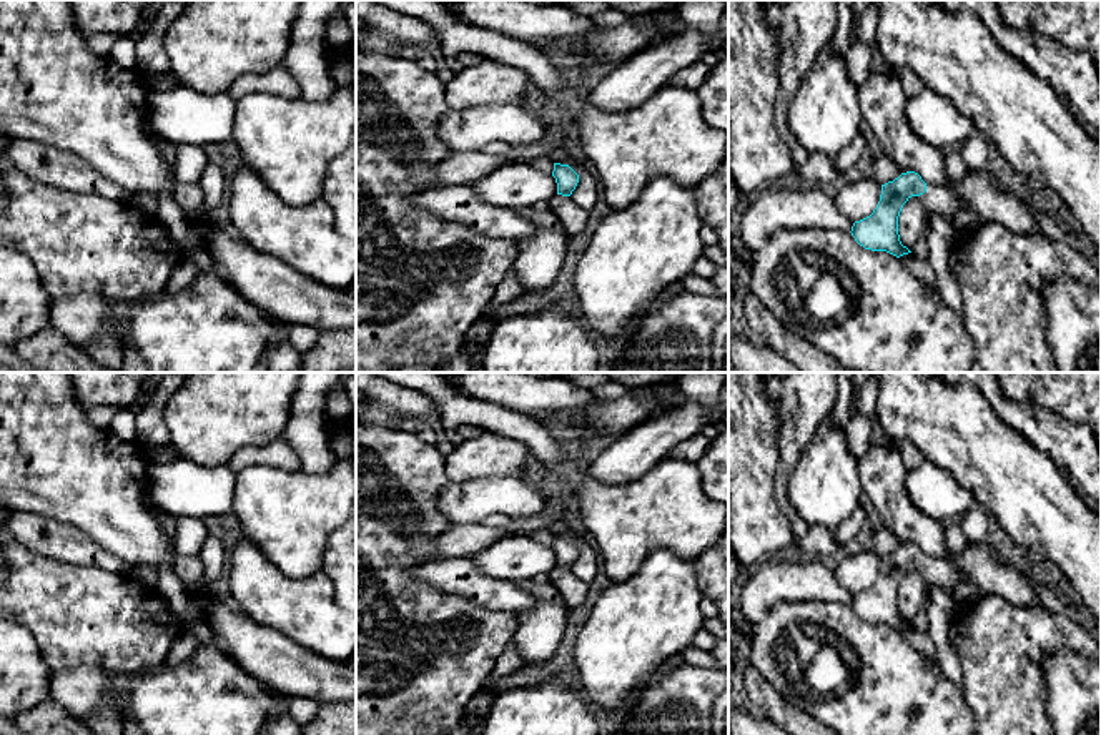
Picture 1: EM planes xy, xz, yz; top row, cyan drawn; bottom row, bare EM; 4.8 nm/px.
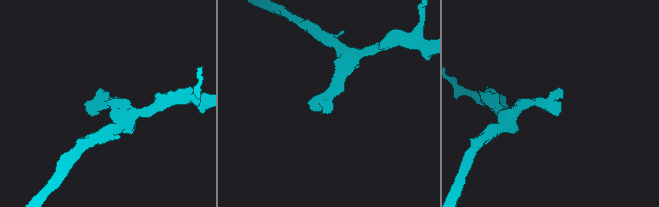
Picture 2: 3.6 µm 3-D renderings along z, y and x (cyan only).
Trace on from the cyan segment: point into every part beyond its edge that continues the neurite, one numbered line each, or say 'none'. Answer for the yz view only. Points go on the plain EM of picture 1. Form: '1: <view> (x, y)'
1: yz (990, 572)

